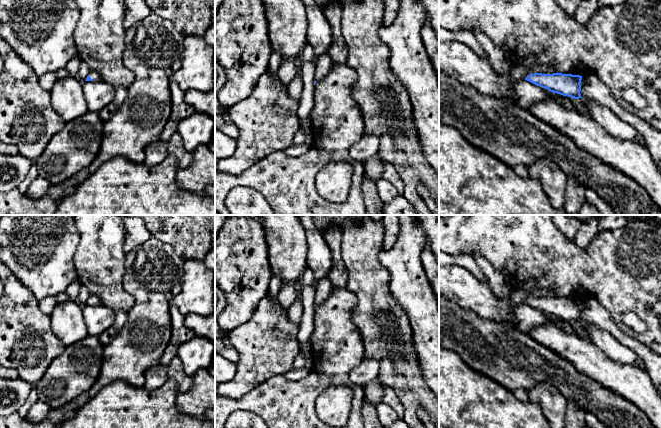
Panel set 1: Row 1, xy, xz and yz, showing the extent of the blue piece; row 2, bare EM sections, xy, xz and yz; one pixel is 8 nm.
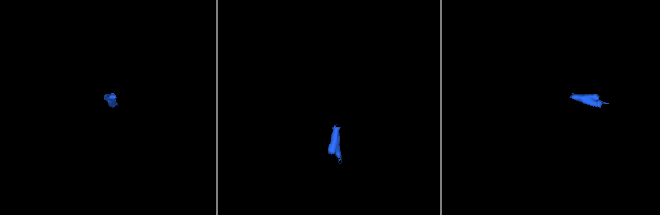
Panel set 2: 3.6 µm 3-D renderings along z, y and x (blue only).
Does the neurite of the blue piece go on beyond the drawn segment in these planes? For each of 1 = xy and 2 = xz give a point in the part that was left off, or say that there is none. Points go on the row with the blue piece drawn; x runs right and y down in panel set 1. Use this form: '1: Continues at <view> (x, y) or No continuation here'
1: Continues at xy (95, 76)
2: No continuation here

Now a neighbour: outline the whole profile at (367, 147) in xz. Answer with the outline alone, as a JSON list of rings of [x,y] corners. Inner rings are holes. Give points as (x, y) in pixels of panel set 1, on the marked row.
[[[364,134],[359,141],[350,147],[350,157],[356,162],[363,163],[366,159],[378,154],[379,145],[379,138],[375,134]]]

